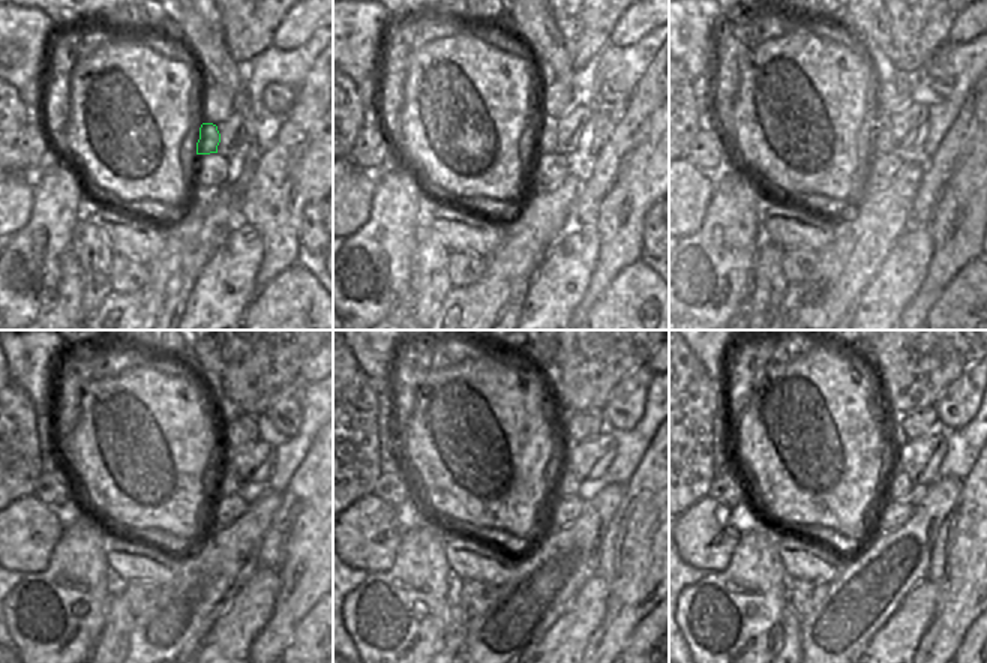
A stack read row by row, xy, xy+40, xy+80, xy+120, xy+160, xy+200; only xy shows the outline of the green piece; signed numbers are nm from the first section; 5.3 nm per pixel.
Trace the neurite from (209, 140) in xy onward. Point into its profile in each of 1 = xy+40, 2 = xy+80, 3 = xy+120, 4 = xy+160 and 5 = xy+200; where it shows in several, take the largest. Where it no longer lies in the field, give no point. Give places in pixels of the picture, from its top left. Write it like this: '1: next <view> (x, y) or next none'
1: next xy+40 (546, 138)
2: next xy+80 (884, 140)
3: next xy+120 (228, 483)
4: next xy+160 (564, 483)
5: next xy+200 (899, 485)

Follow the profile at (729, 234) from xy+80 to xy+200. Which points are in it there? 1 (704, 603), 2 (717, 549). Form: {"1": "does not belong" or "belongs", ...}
{"1": "belongs", "2": "does not belong"}

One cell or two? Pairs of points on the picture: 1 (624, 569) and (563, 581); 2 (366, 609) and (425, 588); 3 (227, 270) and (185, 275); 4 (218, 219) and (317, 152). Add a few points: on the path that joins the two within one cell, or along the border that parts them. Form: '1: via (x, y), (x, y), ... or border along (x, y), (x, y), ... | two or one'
1: border along (603, 537), (599, 545), (599, 564), (594, 572) | two
2: via (381, 609), (401, 609), (410, 600) | one
3: border along (219, 243), (209, 263), (200, 272), (186, 306) | two
4: border along (254, 171), (239, 209), (240, 218) | two

